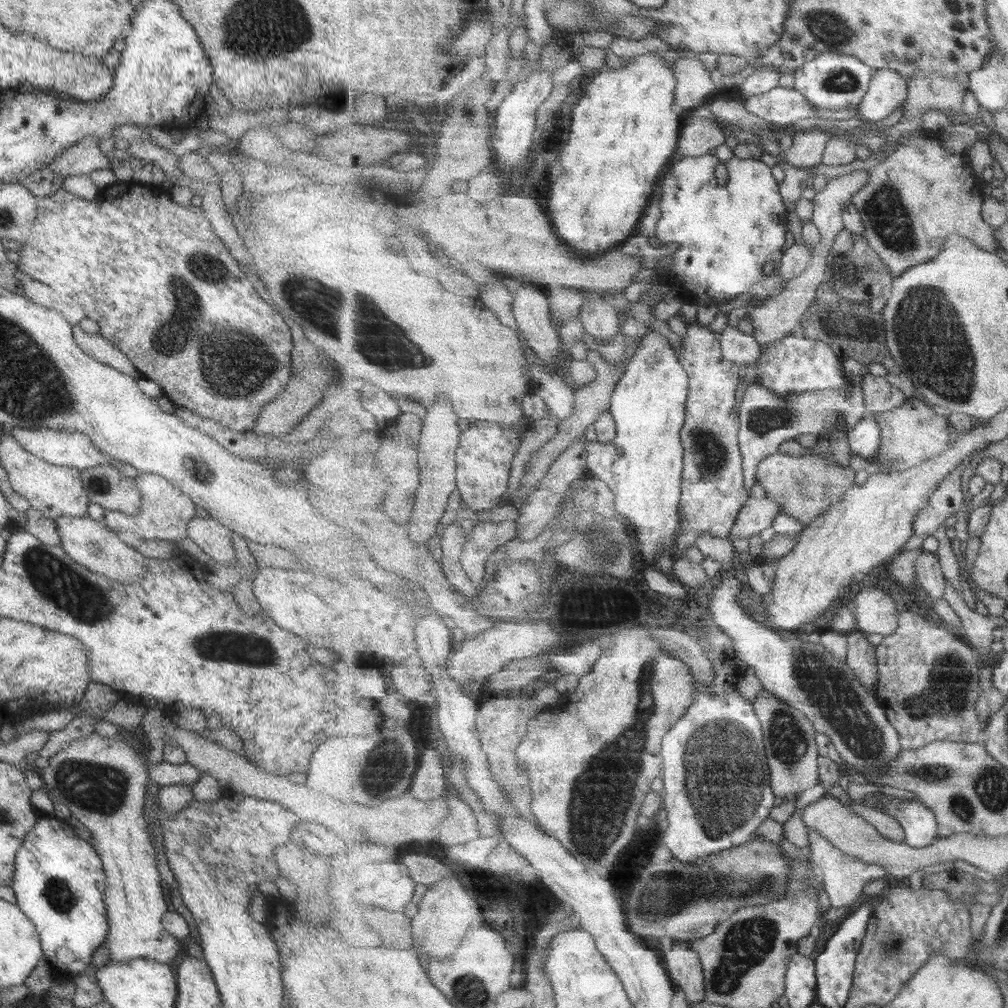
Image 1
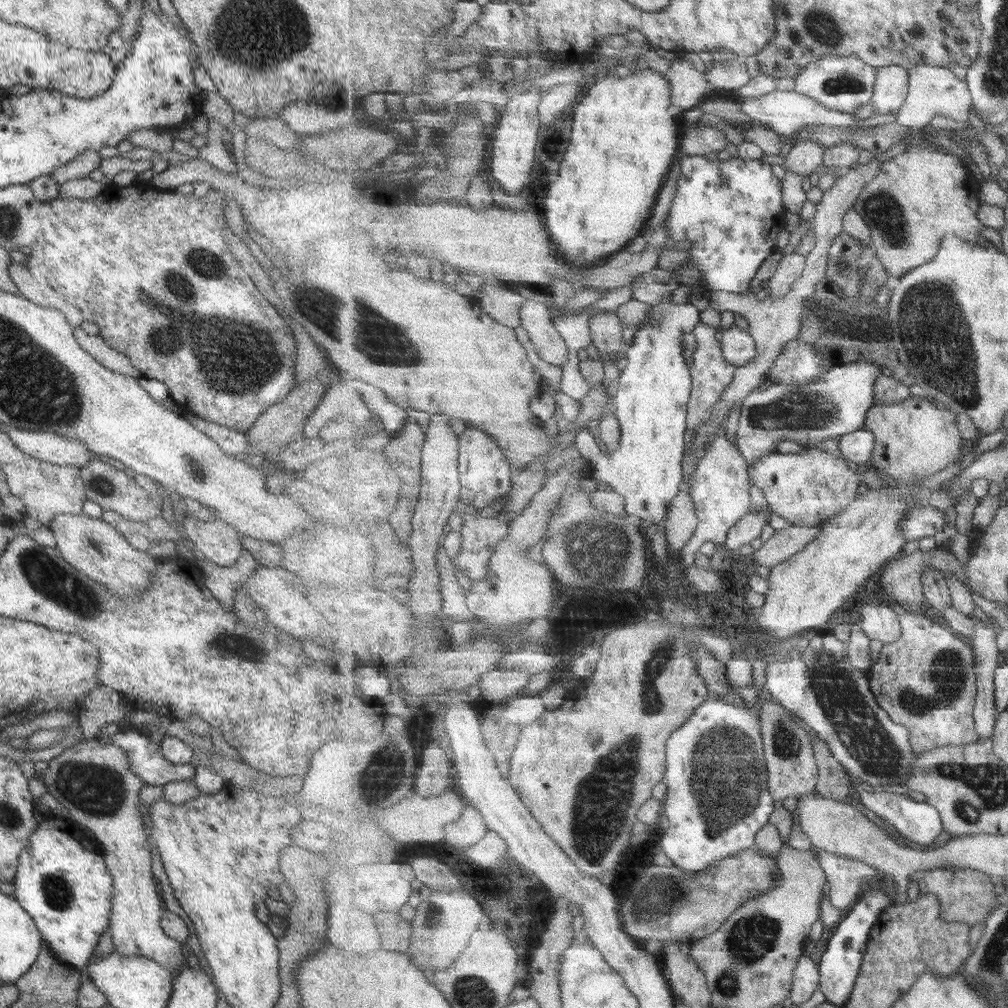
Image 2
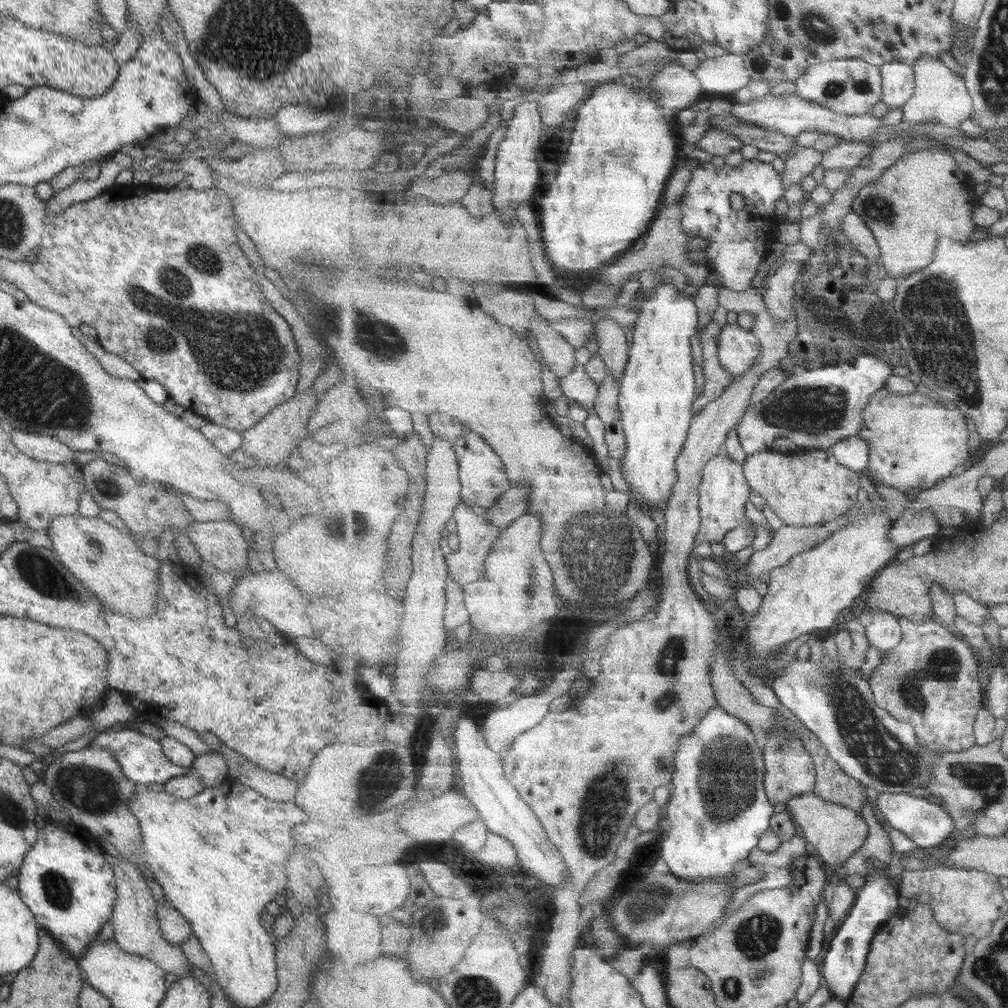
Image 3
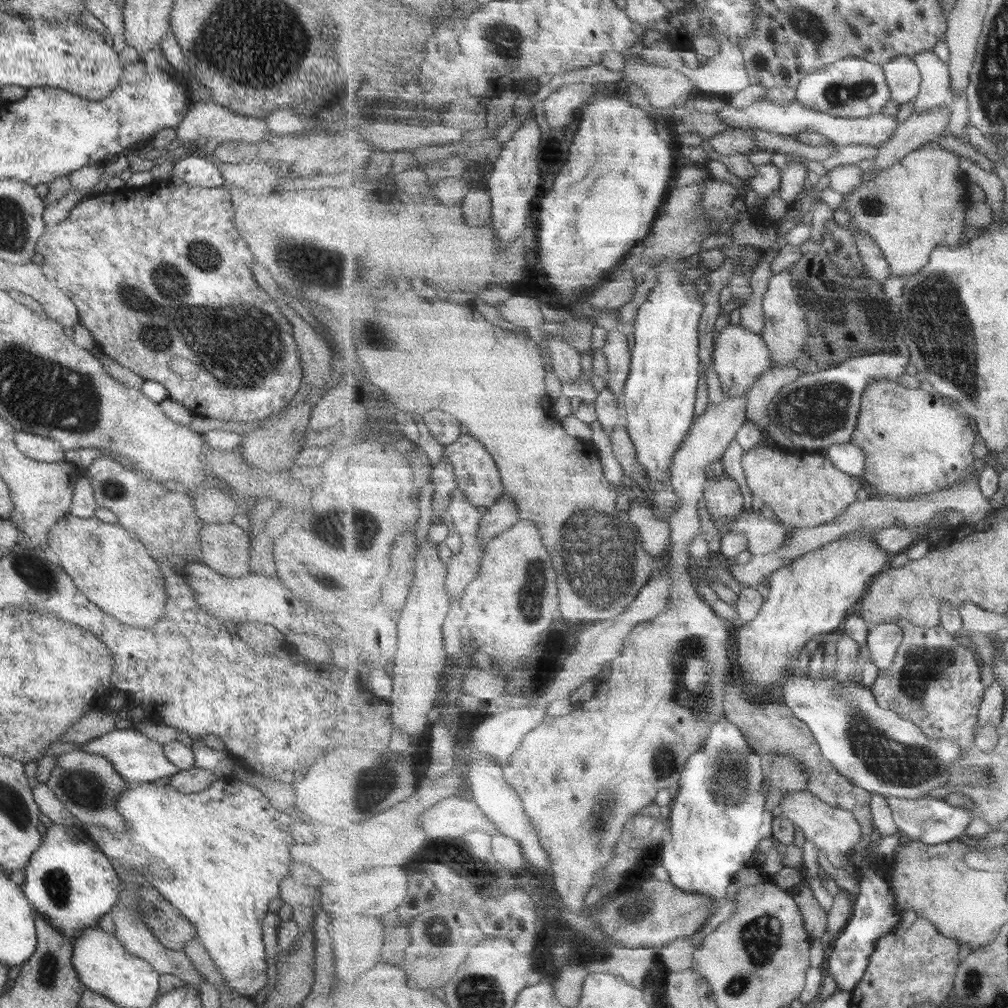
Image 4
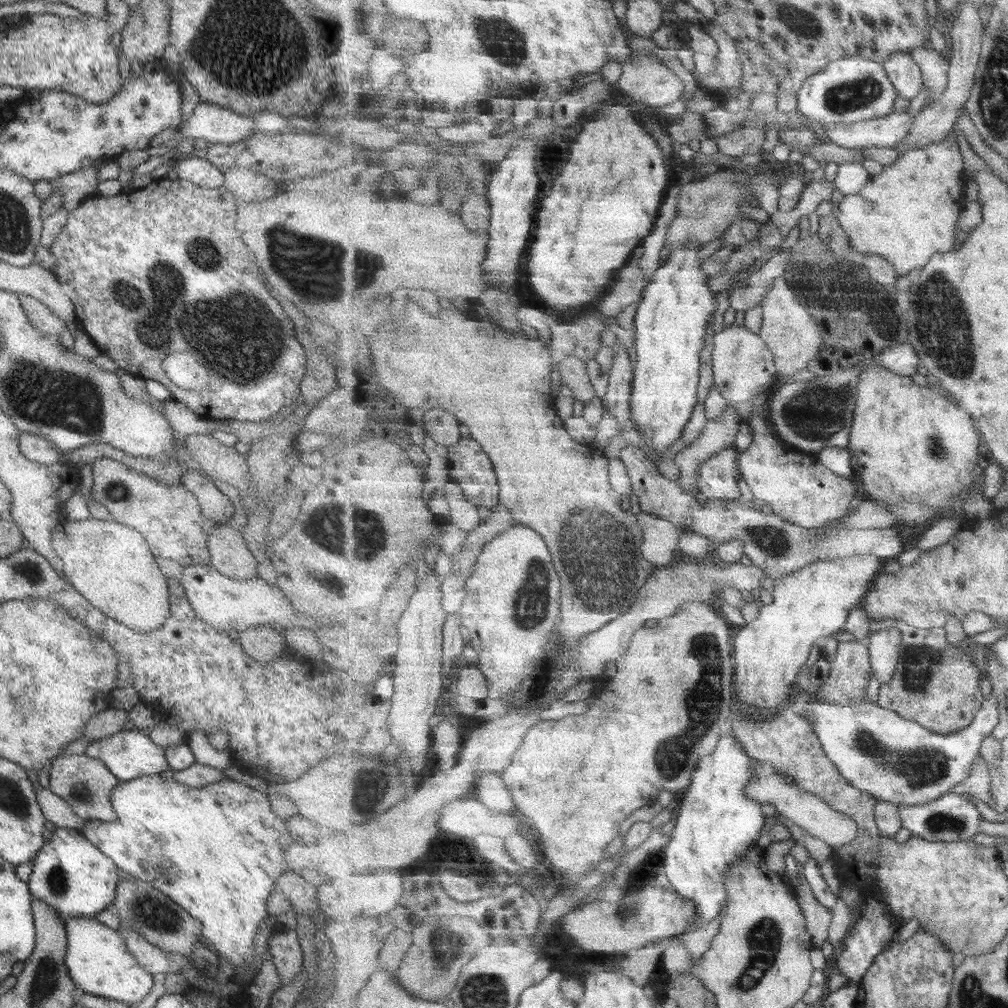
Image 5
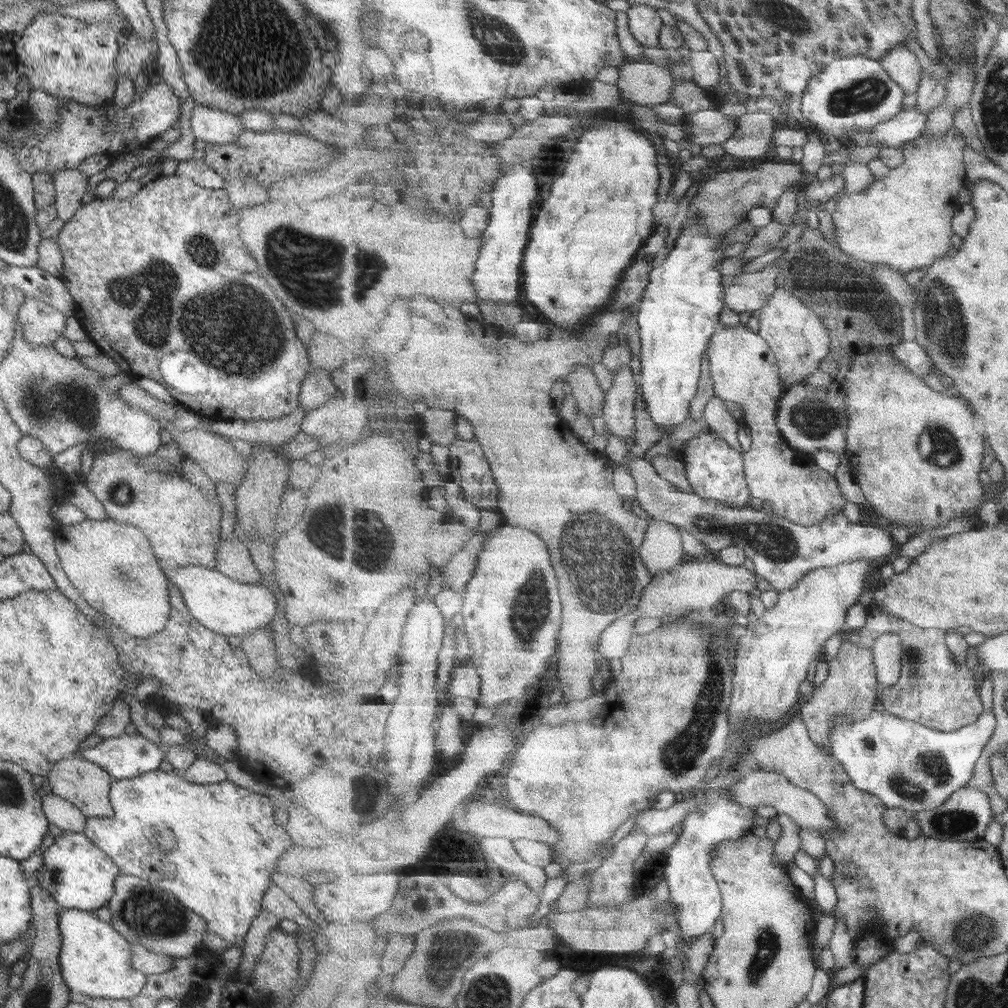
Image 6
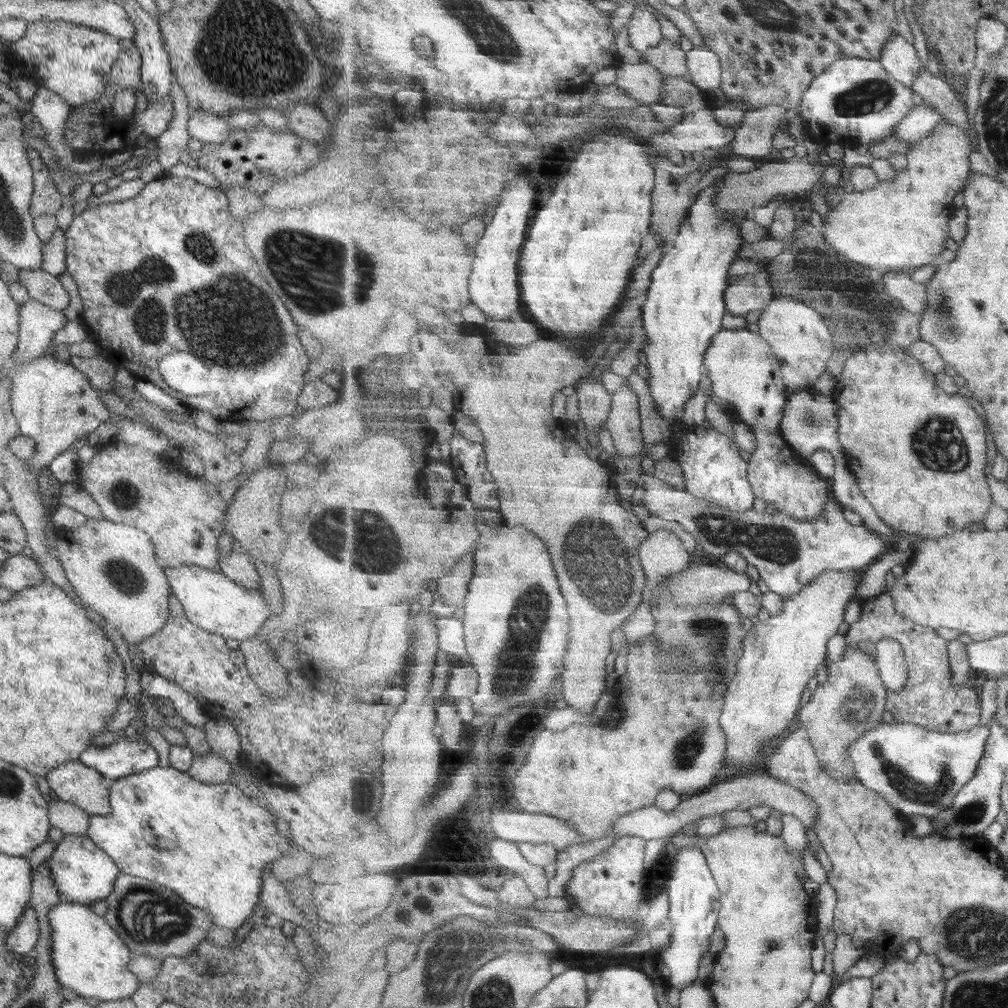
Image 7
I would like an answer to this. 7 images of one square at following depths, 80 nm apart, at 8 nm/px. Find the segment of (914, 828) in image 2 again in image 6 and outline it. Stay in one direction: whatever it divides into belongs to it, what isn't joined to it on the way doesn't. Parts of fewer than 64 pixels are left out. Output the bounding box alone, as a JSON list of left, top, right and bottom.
[911,788,993,841]

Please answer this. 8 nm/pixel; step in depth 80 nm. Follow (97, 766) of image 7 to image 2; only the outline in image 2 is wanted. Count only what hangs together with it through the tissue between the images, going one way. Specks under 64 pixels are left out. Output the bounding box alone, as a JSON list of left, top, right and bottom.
[102,731,194,786]

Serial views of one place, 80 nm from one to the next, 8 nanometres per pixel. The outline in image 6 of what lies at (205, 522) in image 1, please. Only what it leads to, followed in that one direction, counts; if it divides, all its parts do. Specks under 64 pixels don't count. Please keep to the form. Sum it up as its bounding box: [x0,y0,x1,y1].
[214,532,261,585]

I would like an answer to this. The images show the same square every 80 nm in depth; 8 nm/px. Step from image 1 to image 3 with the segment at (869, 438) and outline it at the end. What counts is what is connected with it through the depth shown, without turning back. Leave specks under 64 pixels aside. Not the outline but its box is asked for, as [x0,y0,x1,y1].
[829,434,870,472]

